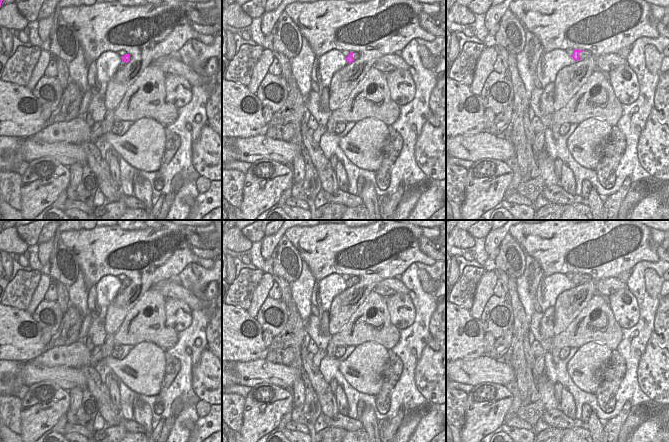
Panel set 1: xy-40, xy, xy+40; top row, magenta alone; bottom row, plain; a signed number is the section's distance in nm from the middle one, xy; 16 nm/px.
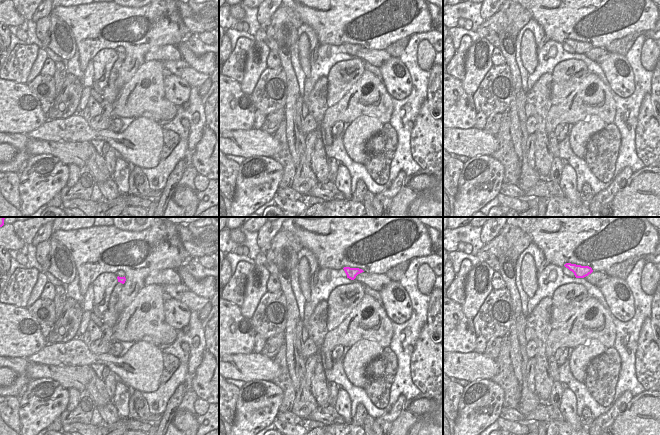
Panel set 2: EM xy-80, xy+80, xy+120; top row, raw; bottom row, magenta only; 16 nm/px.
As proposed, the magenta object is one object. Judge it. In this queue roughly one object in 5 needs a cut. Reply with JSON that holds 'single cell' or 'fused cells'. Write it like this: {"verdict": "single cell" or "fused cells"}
{"verdict": "fused cells"}

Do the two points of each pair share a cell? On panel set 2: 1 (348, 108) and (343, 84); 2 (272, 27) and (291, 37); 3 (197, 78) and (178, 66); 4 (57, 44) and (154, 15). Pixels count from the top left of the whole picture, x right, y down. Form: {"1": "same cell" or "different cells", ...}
{"1": "different cells", "2": "same cell", "3": "same cell", "4": "different cells"}

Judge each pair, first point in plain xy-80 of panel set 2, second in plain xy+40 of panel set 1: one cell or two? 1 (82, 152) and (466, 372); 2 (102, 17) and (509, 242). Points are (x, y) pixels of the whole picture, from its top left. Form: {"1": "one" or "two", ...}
{"1": "one", "2": "two"}

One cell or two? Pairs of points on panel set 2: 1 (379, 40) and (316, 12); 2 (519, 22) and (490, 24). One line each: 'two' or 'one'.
1: one
2: two

